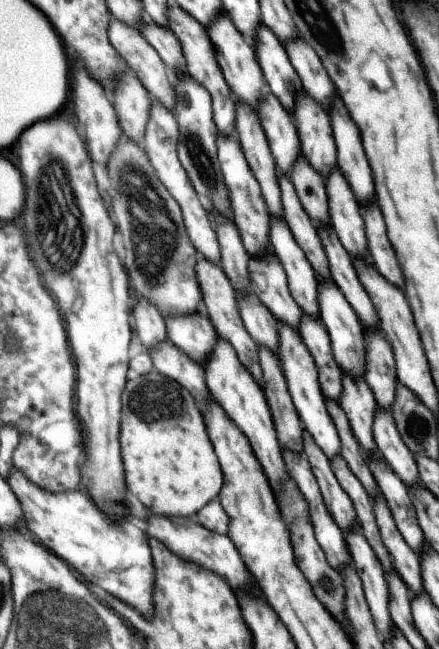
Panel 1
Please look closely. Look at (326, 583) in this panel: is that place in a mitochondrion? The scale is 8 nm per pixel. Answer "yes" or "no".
no

